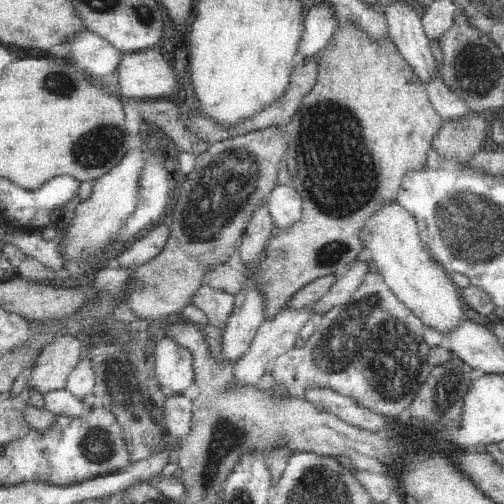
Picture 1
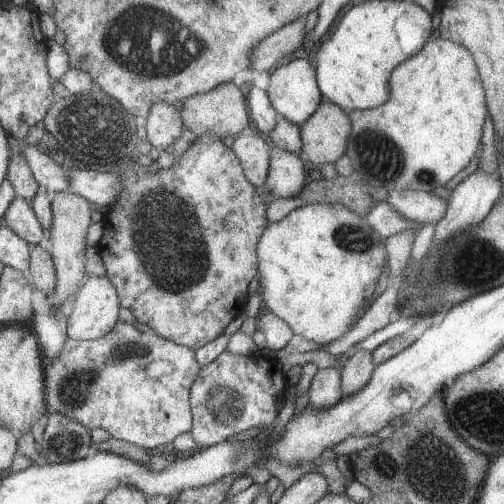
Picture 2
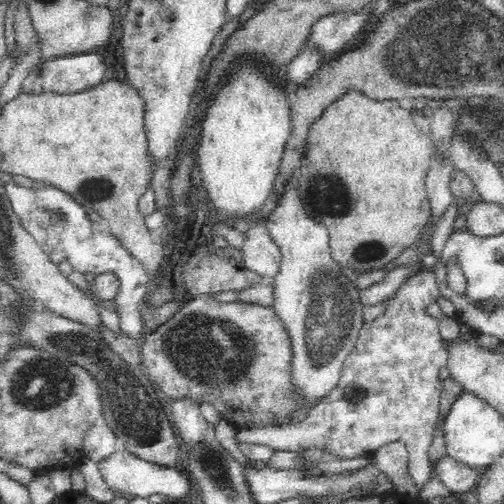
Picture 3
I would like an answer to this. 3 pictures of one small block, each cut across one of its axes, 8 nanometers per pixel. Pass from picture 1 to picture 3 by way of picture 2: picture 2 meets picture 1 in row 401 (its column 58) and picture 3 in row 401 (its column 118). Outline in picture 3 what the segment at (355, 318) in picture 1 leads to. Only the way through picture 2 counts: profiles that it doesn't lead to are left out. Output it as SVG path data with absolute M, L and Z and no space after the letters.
M418 272L412 274L398 292L384 302L384 310L372 320L364 322L360 326L358 338L352 344L352 350L344 358L342 374L338 388L328 396L326 402L310 410L310 416L300 422L288 422L288 424L252 424L246 428L240 428L238 442L248 444L262 444L270 446L272 450L296 450L298 446L328 446L334 448L336 454L346 458L372 458L382 446L390 442L404 442L410 450L408 460L408 474L412 476L414 484L424 488L430 484L434 472L432 472L432 460L430 460L430 444L432 444L432 432L436 424L436 416L440 412L440 390L442 384L438 382L438 368L448 366L446 364L446 340L442 340L438 330L438 320L426 314L426 308L434 304L440 298L440 286L430 272Z

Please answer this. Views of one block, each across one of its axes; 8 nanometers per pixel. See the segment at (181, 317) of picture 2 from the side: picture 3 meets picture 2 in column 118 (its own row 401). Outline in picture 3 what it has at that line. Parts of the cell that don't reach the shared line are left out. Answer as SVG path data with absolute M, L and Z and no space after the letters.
M198 294L190 304L186 304L178 314L162 324L154 334L142 344L142 362L148 376L156 386L162 388L170 398L192 396L202 404L214 404L222 416L240 428L252 424L288 424L292 414L292 398L288 392L290 384L290 336L280 316L272 306L244 304L244 302L218 302L210 294Z

